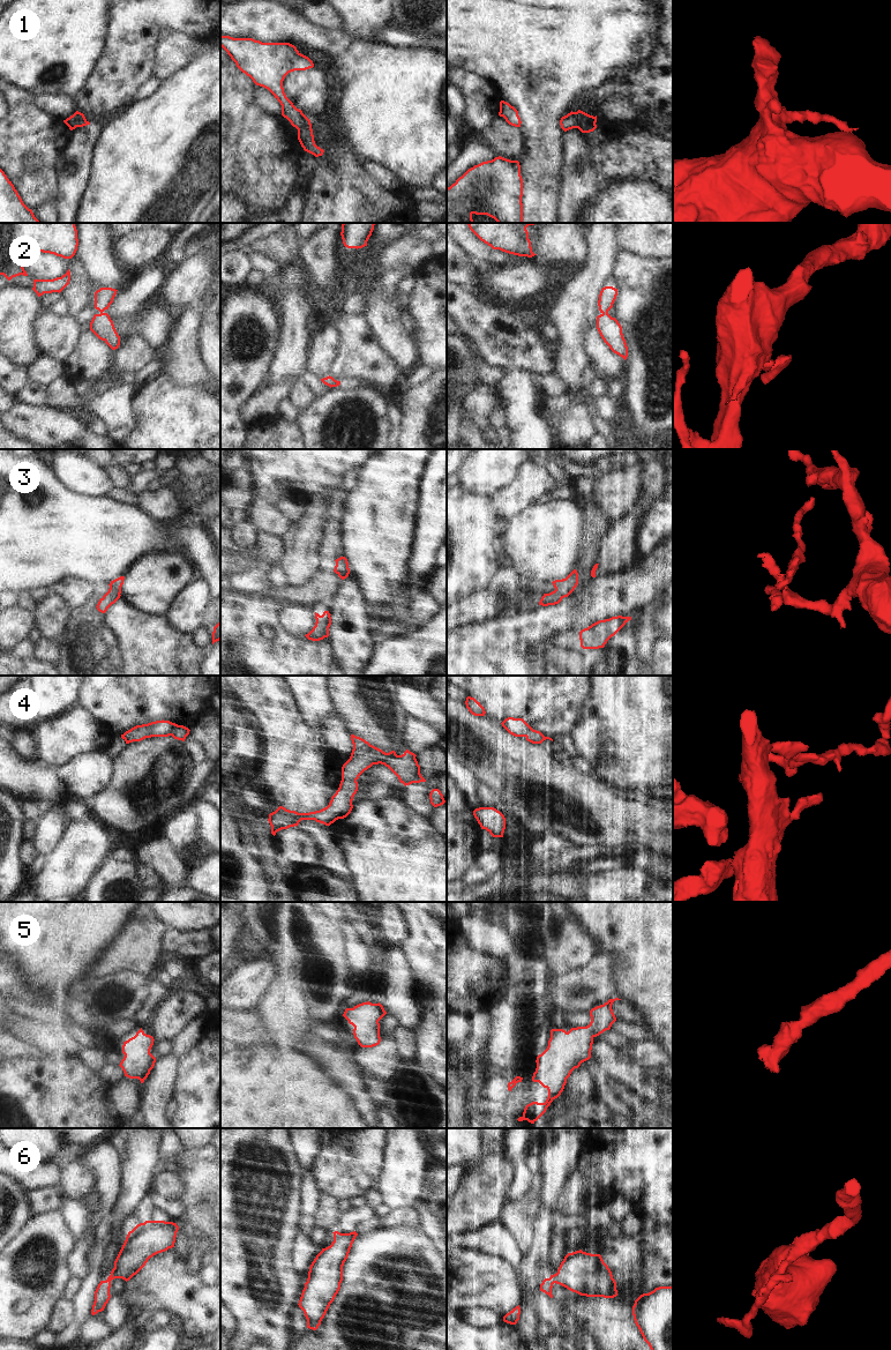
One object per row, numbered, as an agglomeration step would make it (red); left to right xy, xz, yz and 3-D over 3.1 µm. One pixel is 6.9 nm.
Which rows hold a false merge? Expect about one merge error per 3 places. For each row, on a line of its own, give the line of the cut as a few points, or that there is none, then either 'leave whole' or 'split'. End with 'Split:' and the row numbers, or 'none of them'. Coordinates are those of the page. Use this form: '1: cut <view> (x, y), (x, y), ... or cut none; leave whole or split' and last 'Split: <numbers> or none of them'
1: cut yz (574, 112), (577, 119), (577, 127); split
2: cut none; leave whole
3: cut none; leave whole
4: cut none; leave whole
5: cut none; leave whole
6: cut yz (549, 1277), (554, 1282); split
Split: 1, 6

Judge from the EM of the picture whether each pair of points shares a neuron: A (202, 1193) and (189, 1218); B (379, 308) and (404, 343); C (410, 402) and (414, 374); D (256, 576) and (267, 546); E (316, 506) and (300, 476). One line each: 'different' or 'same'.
A: same
B: same
C: different
D: same
E: different

